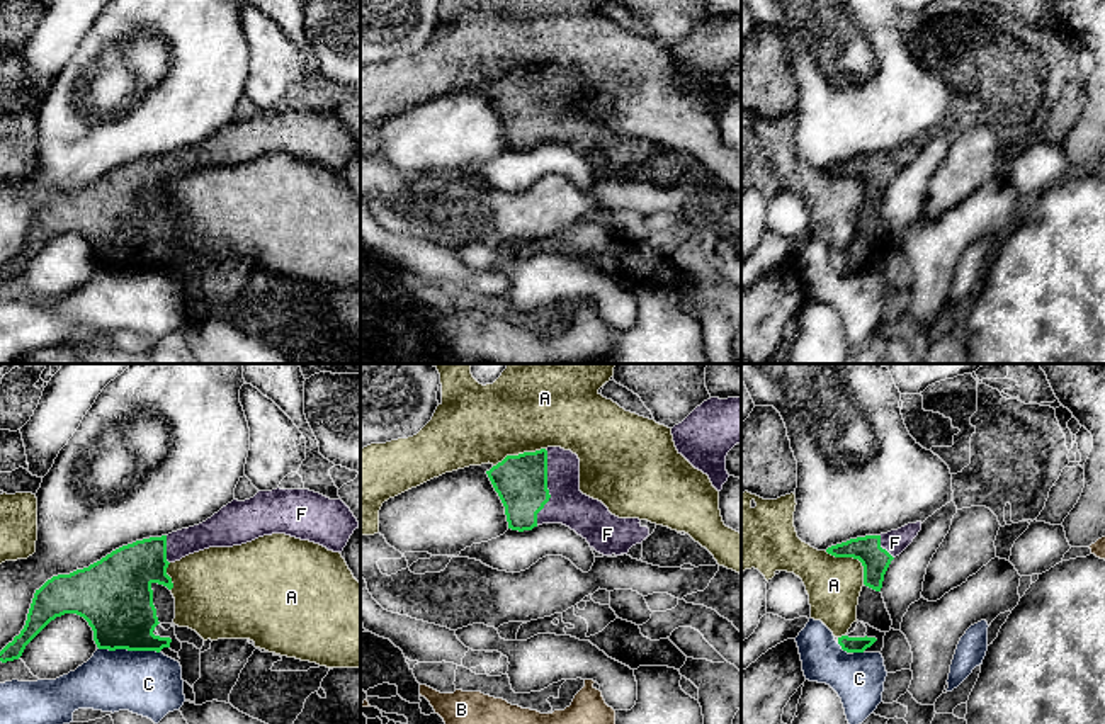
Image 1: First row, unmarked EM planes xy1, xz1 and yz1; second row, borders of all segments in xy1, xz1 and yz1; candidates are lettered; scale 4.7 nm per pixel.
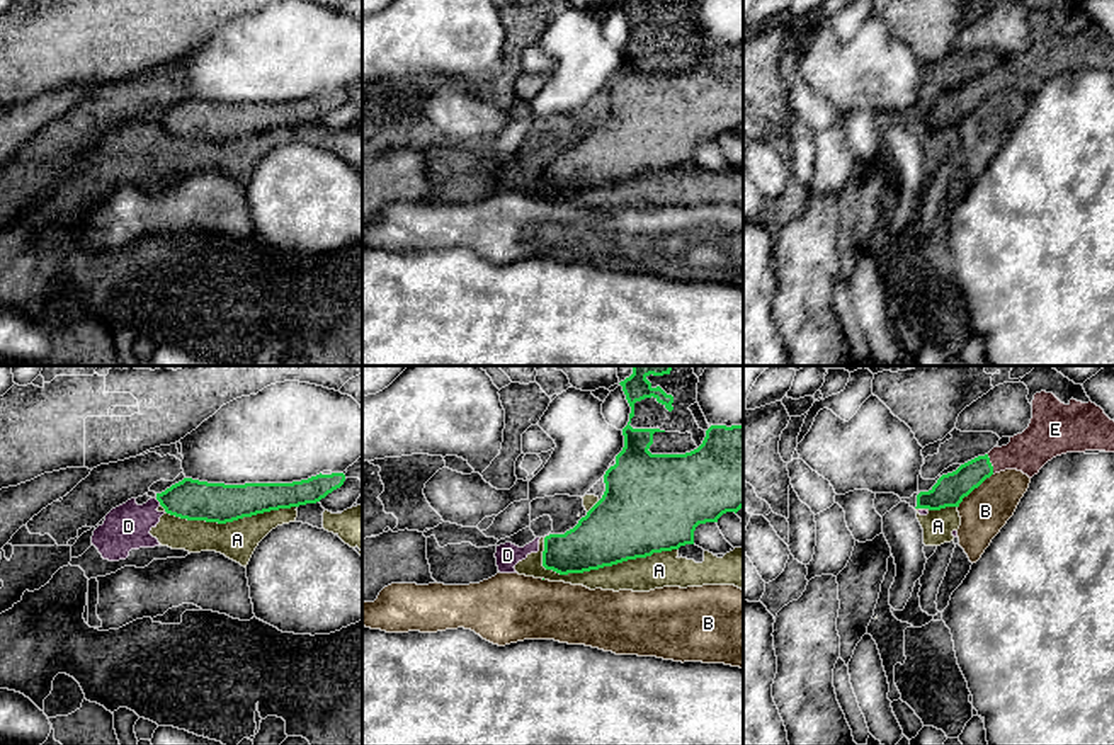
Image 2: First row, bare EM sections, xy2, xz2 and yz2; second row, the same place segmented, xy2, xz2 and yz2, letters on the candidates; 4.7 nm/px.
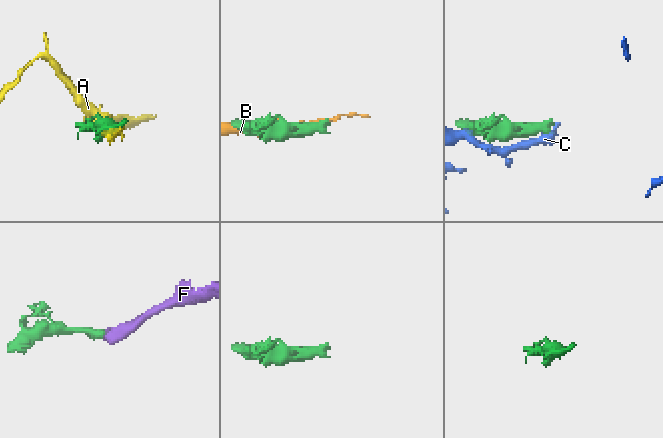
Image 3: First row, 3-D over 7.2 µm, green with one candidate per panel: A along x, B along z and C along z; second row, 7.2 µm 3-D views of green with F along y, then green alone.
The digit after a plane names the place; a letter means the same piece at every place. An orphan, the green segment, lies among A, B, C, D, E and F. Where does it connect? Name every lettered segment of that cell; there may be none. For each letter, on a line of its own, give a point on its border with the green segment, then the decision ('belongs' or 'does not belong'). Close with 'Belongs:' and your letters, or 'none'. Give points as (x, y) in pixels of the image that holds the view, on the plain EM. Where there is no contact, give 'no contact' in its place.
A: meets green in xz2 at (609, 184); does not belong
B: meets green in yz2 at (973, 108); does not belong
C: meets green in xy1 at (128, 269); does not belong
D: meets green in xy2 at (159, 119); does not belong
E: meets green in yz2 at (990, 84); belongs
F: meets green in xz1 at (546, 106); belongs
Belongs: E, F

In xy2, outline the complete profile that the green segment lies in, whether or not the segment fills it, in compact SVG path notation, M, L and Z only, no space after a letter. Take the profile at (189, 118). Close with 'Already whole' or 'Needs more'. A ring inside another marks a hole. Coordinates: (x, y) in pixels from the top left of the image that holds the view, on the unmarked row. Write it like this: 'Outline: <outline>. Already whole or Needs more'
Outline: M344 92L316 94L293 102L225 104L192 97L172 104L156 119L167 133L226 143L257 133L316 122L345 100Z. Already whole

